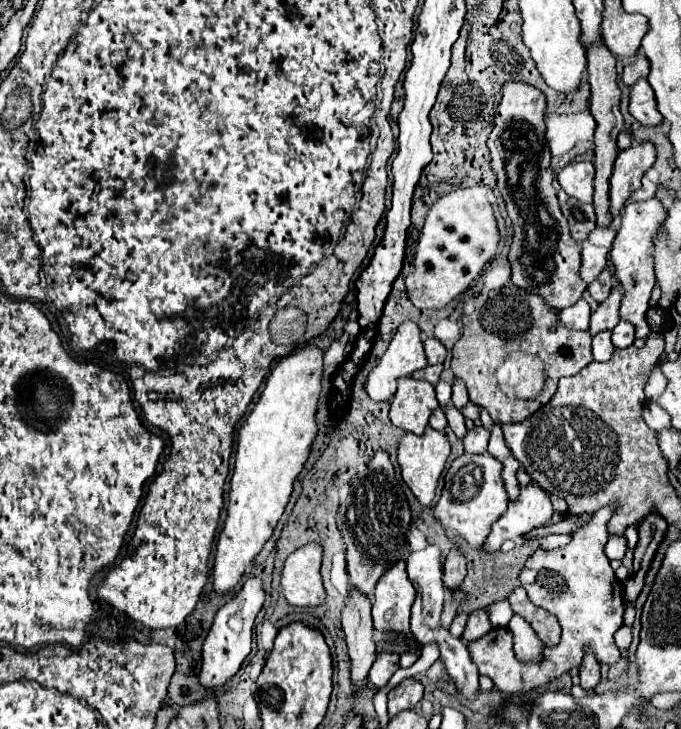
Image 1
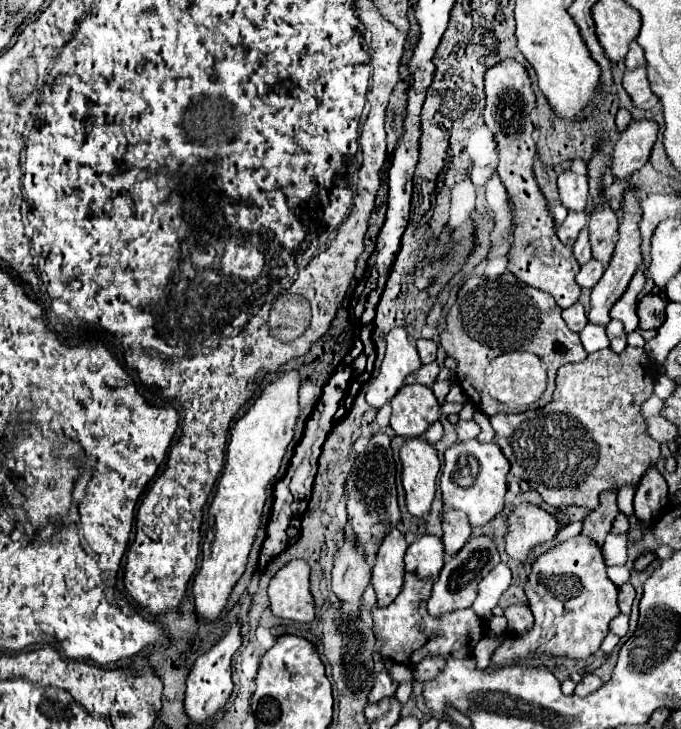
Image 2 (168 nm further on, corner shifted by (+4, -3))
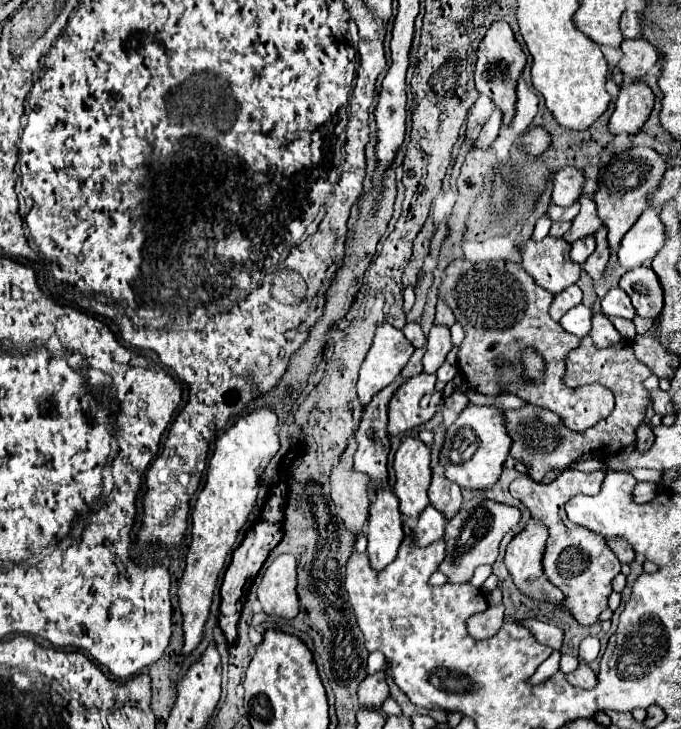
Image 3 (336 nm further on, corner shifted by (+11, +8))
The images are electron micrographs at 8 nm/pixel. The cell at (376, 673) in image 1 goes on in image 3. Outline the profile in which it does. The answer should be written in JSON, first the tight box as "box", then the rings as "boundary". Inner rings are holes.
{"box":[359,671,389,709],"boundary":[[[377,671],[373,675],[367,675],[359,685],[359,703],[361,707],[369,709],[381,709],[381,703],[389,695],[387,687],[387,675],[385,671]]]}

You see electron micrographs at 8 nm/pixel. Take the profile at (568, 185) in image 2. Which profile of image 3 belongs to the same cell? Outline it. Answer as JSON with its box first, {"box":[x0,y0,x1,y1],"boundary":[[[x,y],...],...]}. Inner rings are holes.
{"box":[551,167,583,207],"boundary":[[[563,167],[553,177],[553,197],[551,201],[559,207],[569,207],[577,201],[583,187],[583,171],[575,167]]]}

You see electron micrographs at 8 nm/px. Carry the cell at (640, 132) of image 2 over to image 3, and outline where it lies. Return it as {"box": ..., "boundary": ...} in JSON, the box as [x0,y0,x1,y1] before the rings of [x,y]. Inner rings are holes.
{"box":[609,83,653,135],"boundary":[[[629,83],[619,89],[619,99],[609,121],[613,135],[637,135],[653,111],[653,91],[643,83]]]}

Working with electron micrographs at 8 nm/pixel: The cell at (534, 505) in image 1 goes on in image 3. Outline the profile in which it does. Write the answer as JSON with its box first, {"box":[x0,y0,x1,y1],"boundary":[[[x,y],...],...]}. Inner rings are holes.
{"box":[505,517,563,605],"boundary":[[[531,517],[527,521],[527,525],[523,527],[523,531],[519,531],[511,543],[507,545],[507,555],[505,555],[505,565],[515,581],[515,585],[529,597],[533,597],[535,601],[549,601],[553,605],[559,605],[563,599],[563,593],[557,591],[553,585],[549,585],[543,569],[541,569],[541,557],[543,557],[543,549],[545,549],[545,539],[547,539],[547,527],[541,525],[539,519]]]}

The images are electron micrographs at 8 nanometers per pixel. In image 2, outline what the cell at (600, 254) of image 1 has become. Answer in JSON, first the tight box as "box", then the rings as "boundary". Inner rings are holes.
{"box":[574,228,592,264],"boundary":[[[588,228],[580,230],[580,236],[574,244],[574,258],[578,260],[578,264],[586,264],[592,258],[592,250],[590,250],[590,240],[588,240]]]}

